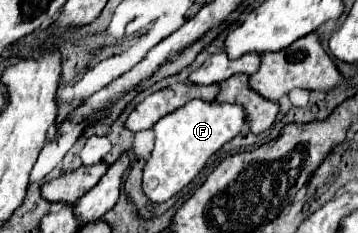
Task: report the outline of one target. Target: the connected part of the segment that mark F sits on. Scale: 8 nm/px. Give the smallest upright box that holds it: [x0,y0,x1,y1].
[144,99,248,203]

